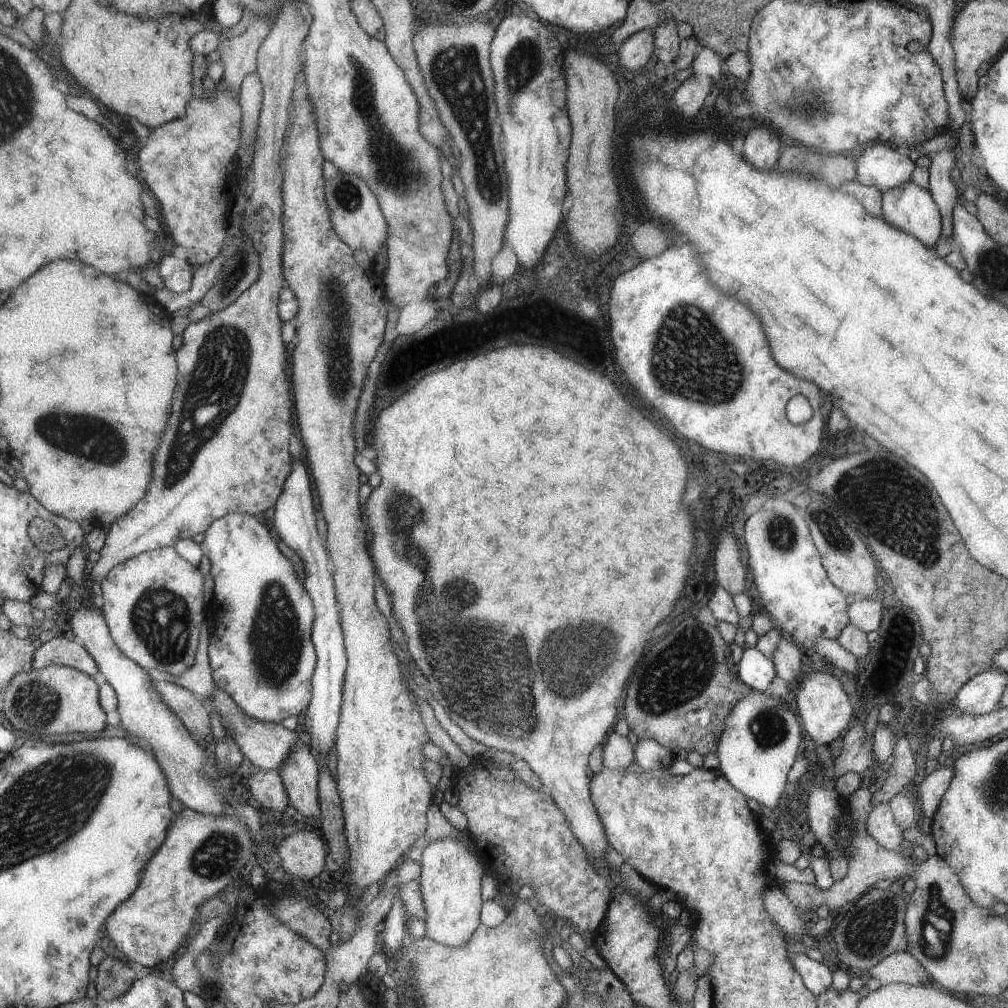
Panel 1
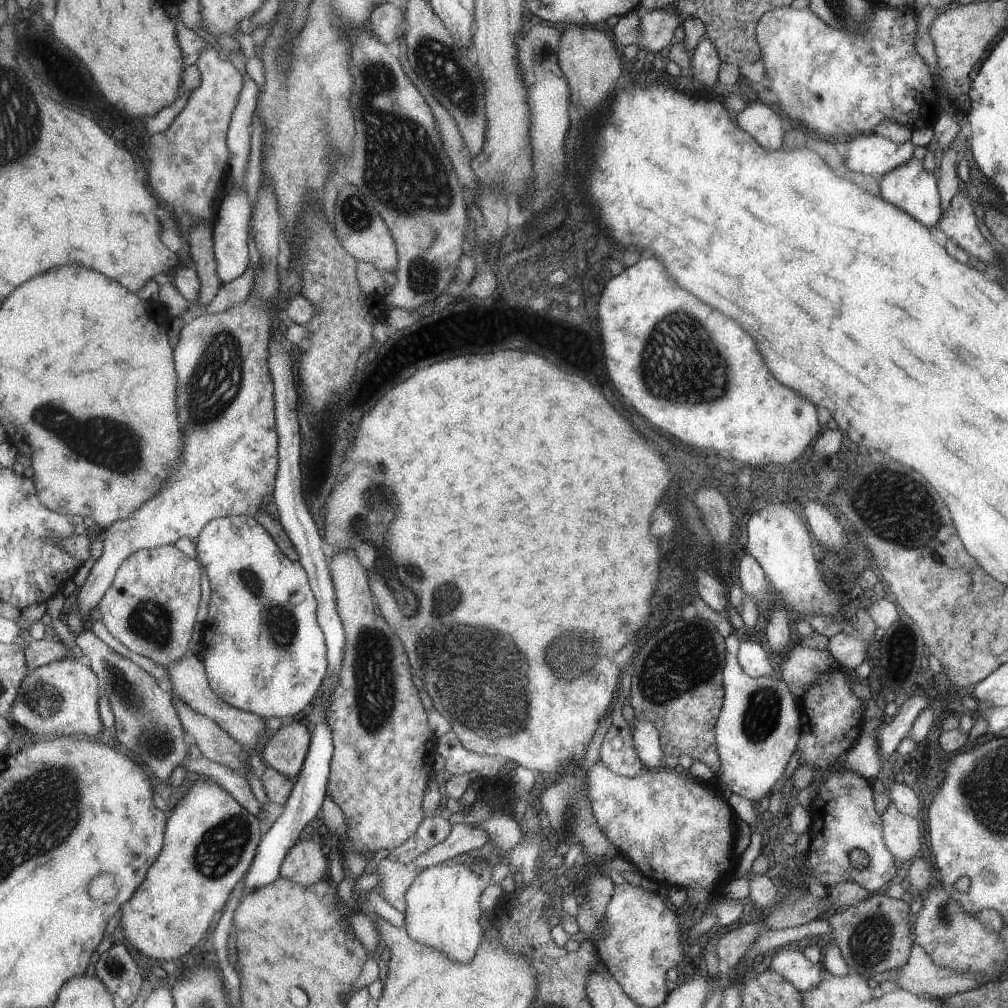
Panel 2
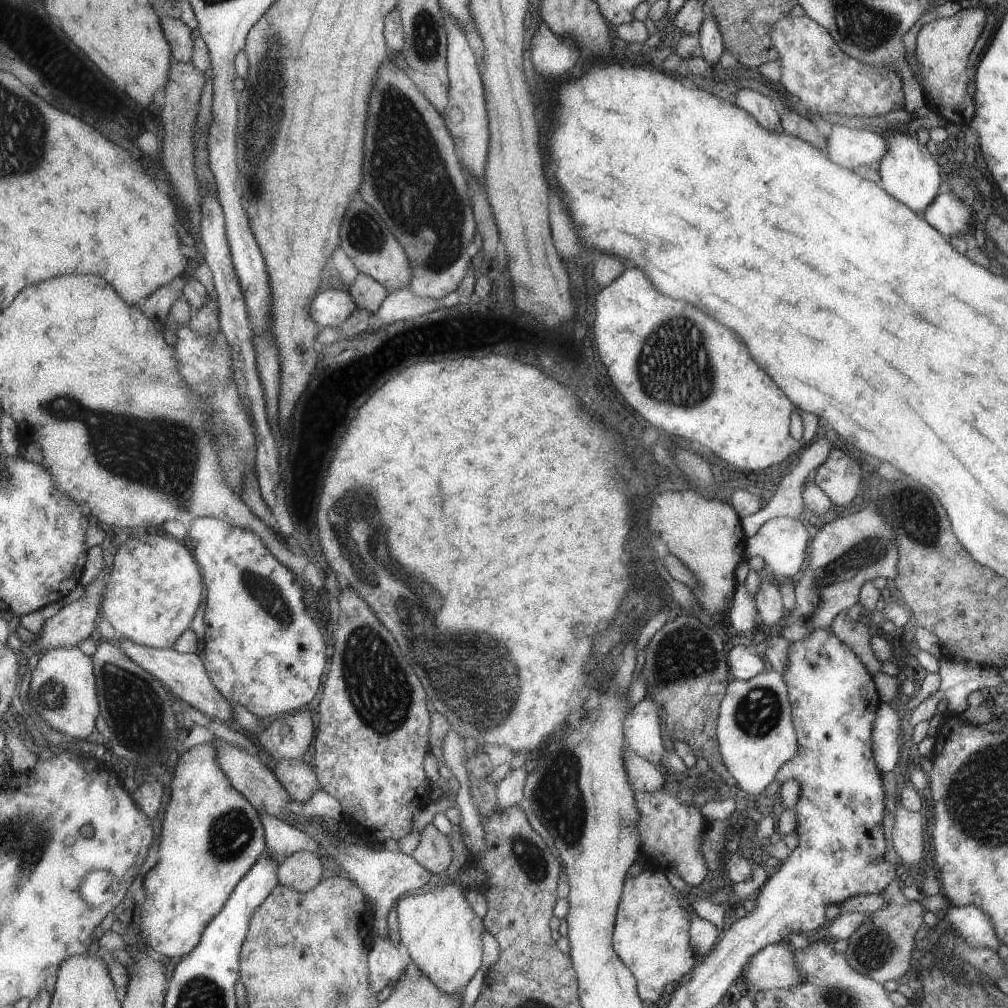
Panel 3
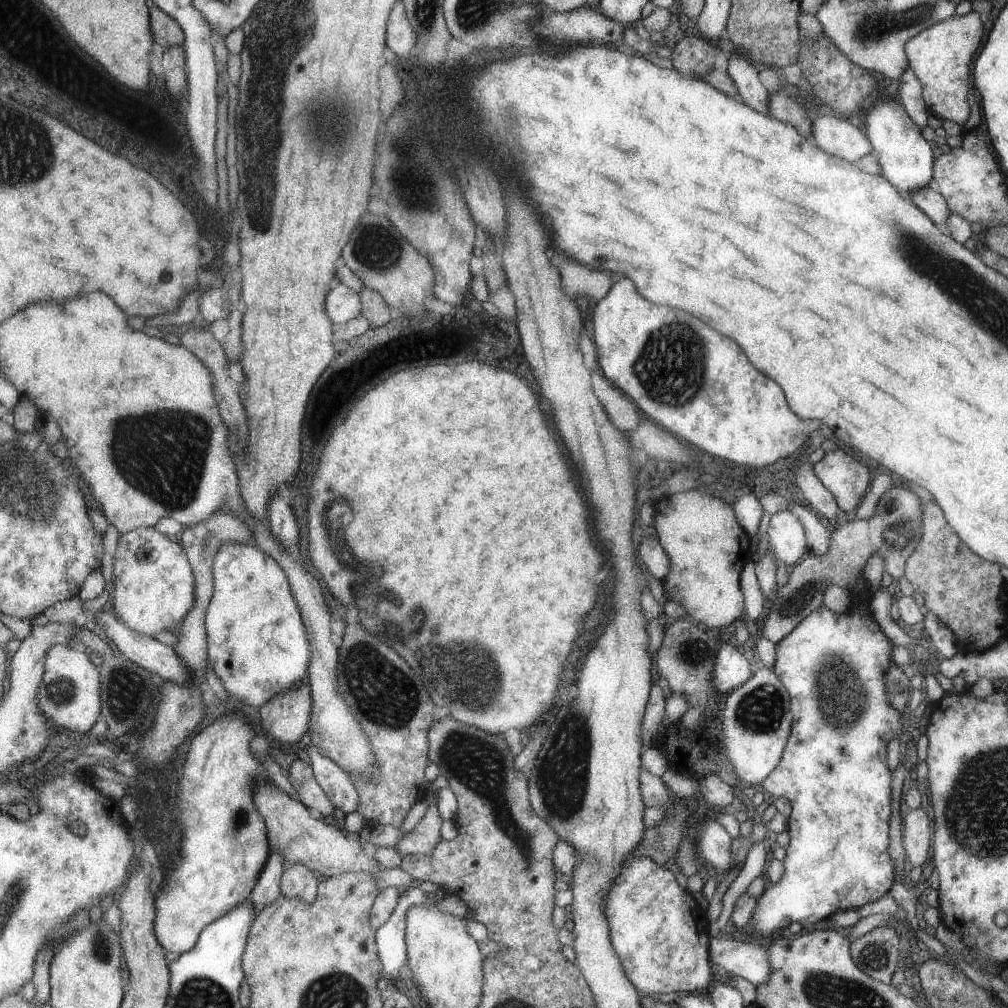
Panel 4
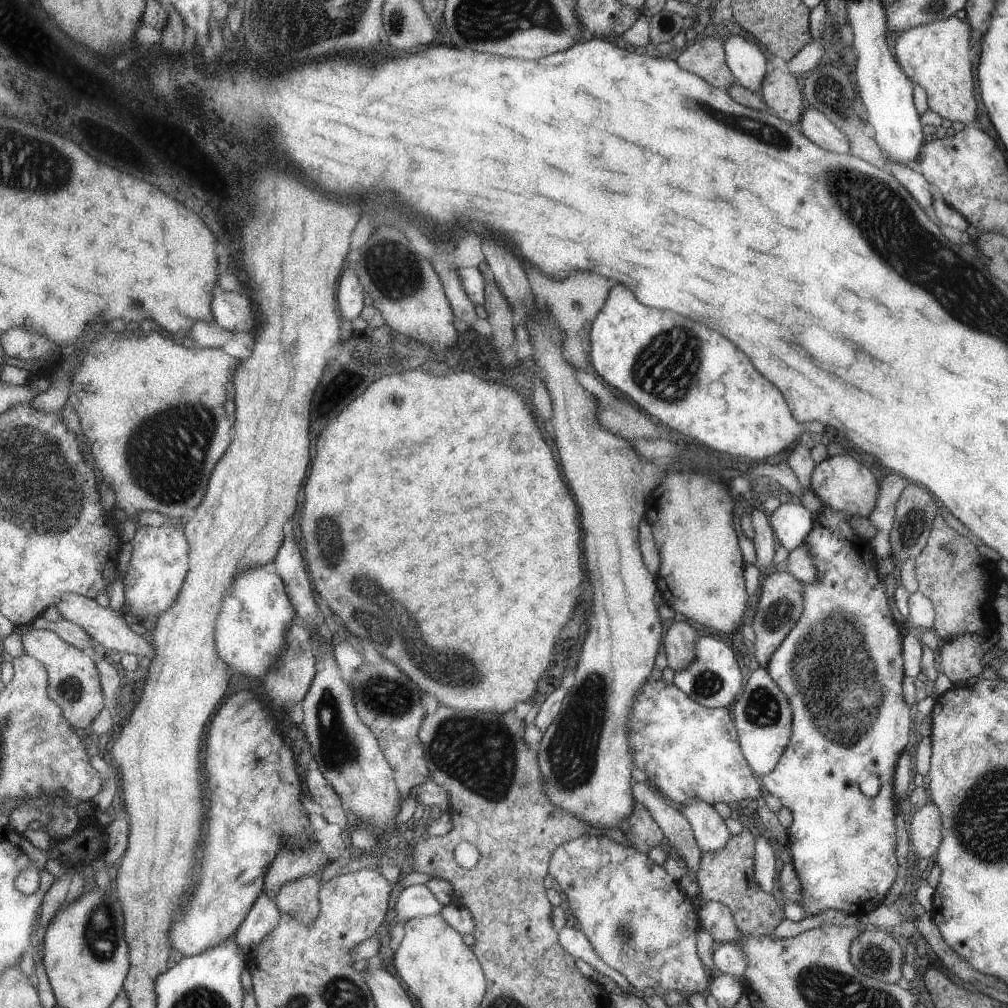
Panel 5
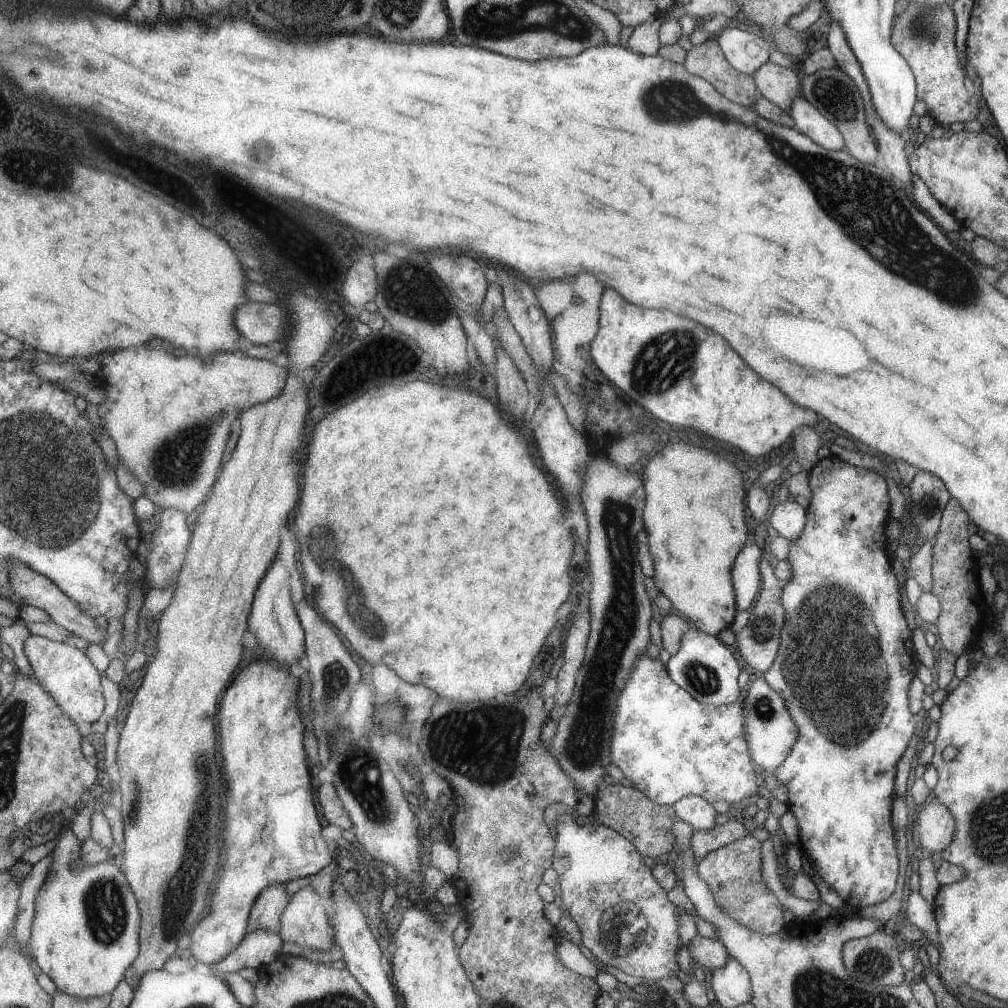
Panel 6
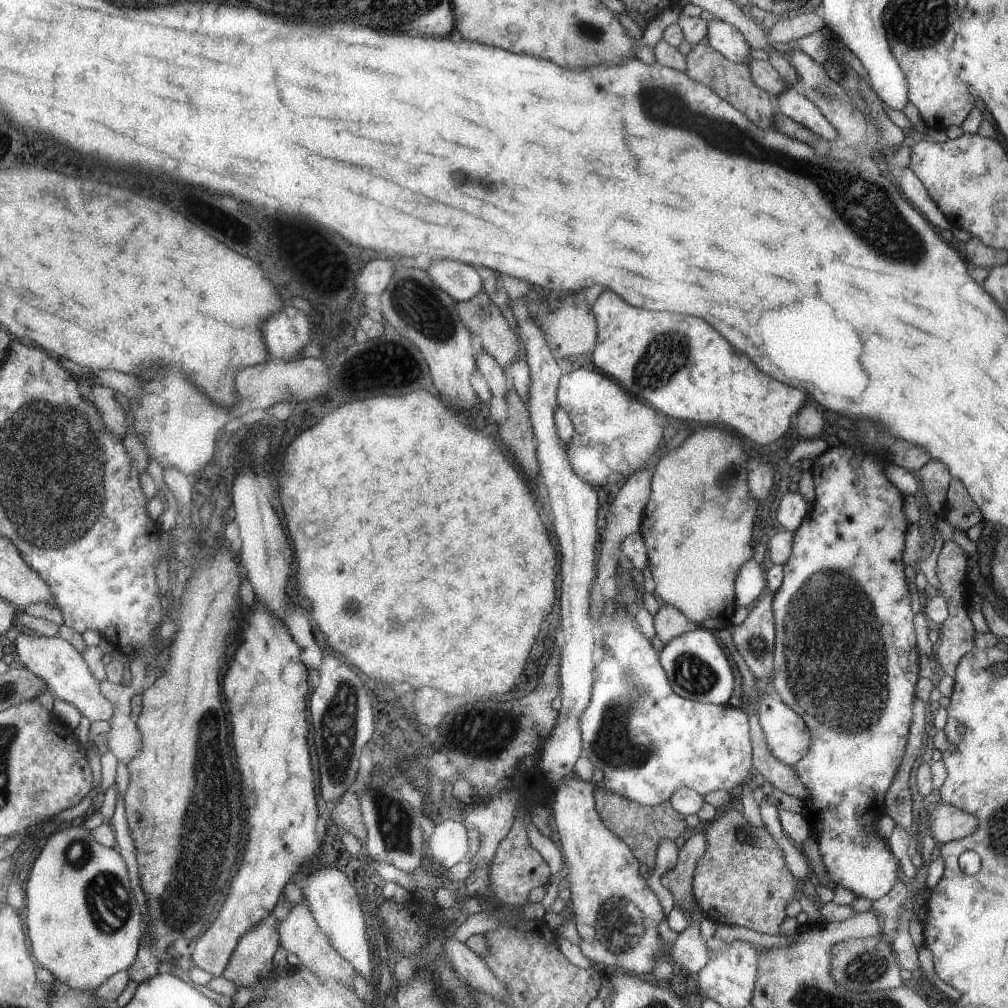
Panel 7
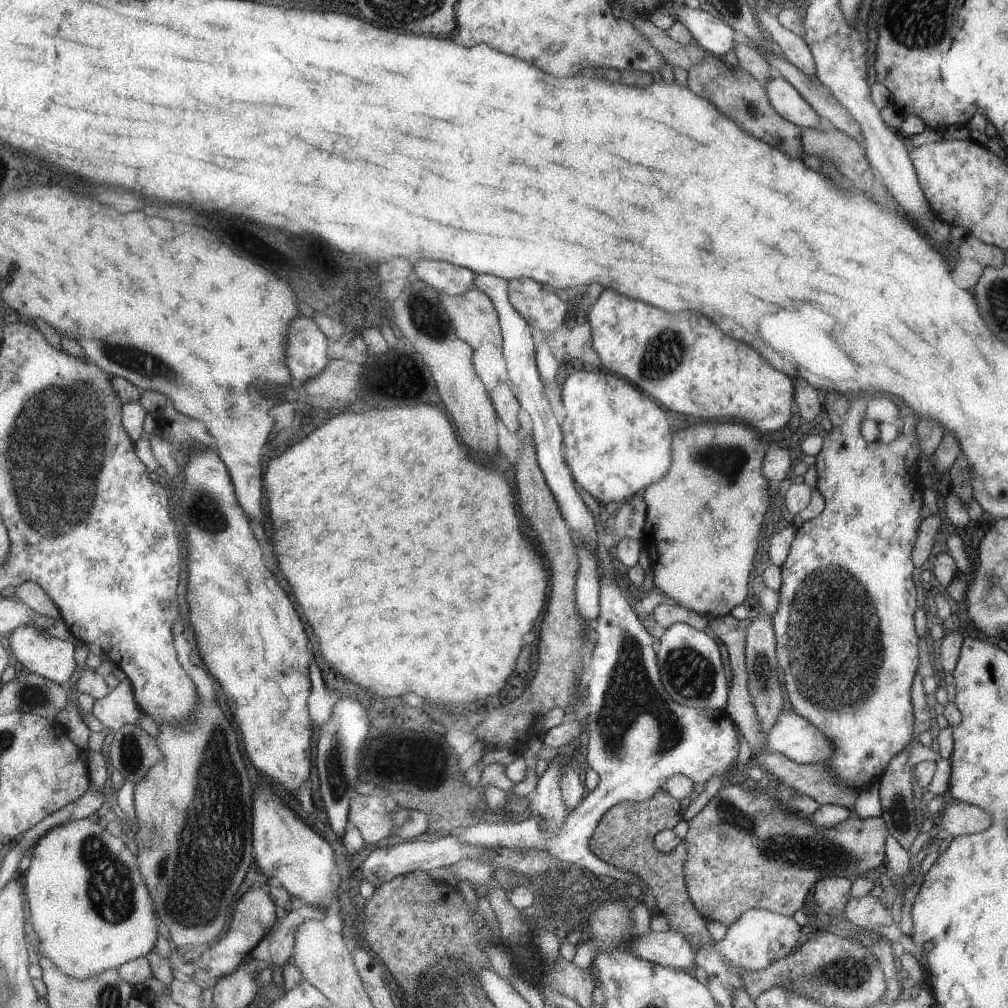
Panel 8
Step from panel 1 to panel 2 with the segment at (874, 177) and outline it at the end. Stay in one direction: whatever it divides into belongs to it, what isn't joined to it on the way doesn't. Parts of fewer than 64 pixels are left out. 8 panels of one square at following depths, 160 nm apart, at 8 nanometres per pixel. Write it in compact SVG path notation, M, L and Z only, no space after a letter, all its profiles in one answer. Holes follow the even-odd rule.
M869 133L846 140L845 144L843 170L857 174L875 175L879 178L912 159L913 147L910 140L894 144L880 135Z

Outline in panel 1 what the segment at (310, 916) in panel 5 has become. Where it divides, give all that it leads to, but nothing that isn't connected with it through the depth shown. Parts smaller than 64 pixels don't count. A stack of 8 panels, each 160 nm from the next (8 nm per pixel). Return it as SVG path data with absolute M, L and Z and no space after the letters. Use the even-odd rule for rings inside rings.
M297 824L290 825L281 842L280 859L288 874L312 882L326 870L327 842L320 832L303 830Z

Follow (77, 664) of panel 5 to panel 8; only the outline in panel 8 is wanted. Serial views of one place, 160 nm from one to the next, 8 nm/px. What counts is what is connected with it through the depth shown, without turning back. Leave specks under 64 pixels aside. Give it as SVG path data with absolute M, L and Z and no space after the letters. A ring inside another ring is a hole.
M34 625L14 626L9 641L14 657L25 667L25 671L39 674L60 685L68 686L71 676L77 670L77 660L75 660L77 648L71 642L53 638L43 629ZM129 678L119 681L119 684L110 692L96 696L92 708L92 714L105 727L113 731L126 725L141 726L142 713Z

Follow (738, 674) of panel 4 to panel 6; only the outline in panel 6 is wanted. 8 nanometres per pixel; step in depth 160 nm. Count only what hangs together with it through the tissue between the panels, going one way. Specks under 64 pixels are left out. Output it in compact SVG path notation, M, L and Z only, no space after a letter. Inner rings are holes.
M690 626L680 640L678 651L669 657L666 668L673 682L685 689L689 696L700 701L701 704L719 706L731 704L737 700L737 694L739 694L737 660L733 652L727 646L723 646L715 635L709 635Z

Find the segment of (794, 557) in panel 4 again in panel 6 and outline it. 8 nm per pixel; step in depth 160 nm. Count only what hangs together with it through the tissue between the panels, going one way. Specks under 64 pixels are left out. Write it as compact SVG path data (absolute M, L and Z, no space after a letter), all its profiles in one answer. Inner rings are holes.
M783 501L774 506L769 516L769 524L777 531L779 536L788 541L796 539L804 530L807 509L795 501Z

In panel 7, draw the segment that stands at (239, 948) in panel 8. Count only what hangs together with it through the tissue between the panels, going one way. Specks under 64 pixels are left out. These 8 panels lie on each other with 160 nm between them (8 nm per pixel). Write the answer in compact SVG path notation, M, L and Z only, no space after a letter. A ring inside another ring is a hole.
M257 596L254 598L253 606L247 608L246 616L247 628L243 634L243 642L237 650L237 656L231 662L231 668L225 676L225 696L227 702L231 706L231 716L233 716L233 738L237 744L237 756L239 756L239 768L243 772L245 778L245 796L249 798L249 846L247 846L247 854L243 856L243 864L241 870L238 870L234 876L233 884L230 884L229 898L222 904L221 912L218 913L217 920L198 938L195 949L191 954L194 964L211 973L215 977L223 976L225 969L228 967L229 961L232 959L233 953L236 951L237 945L243 938L245 933L248 933L254 925L258 925L262 920L265 920L272 914L273 908L282 903L283 888L289 882L289 877L293 876L302 866L309 867L314 860L315 854L321 848L321 838L317 834L317 818L319 818L319 810L317 810L317 786L315 786L315 774L313 774L313 756L309 752L309 724L307 724L307 696L309 696L309 678L314 675L307 666L301 662L301 646L295 642L295 638L291 636L289 628L281 622L281 619L269 607L257 601Z

